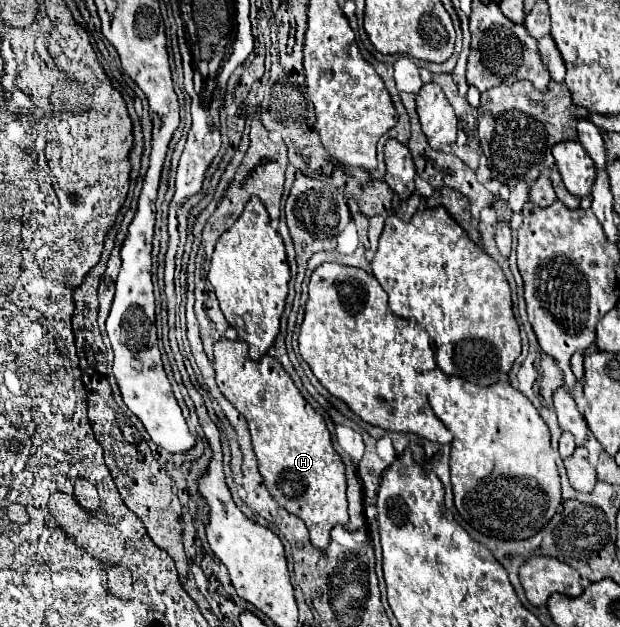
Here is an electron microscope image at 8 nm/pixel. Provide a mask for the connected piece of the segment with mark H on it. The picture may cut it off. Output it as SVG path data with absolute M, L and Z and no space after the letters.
M221 339L219 343L215 343L215 379L219 391L237 407L237 411L249 423L259 473L265 481L267 491L281 507L301 517L309 529L311 543L317 549L325 549L329 545L329 531L337 523L345 525L349 521L349 513L347 513L347 499L345 499L345 491L347 491L345 465L331 445L331 435L327 431L323 417L305 401L305 397L299 393L289 373L281 367L281 363L275 357L263 355L263 359L253 361L249 357L247 343L241 339L237 341Z

